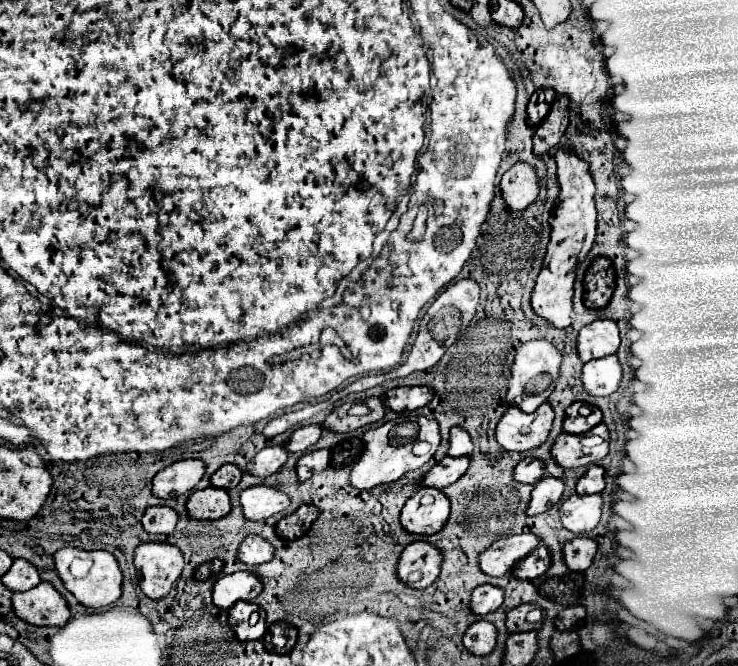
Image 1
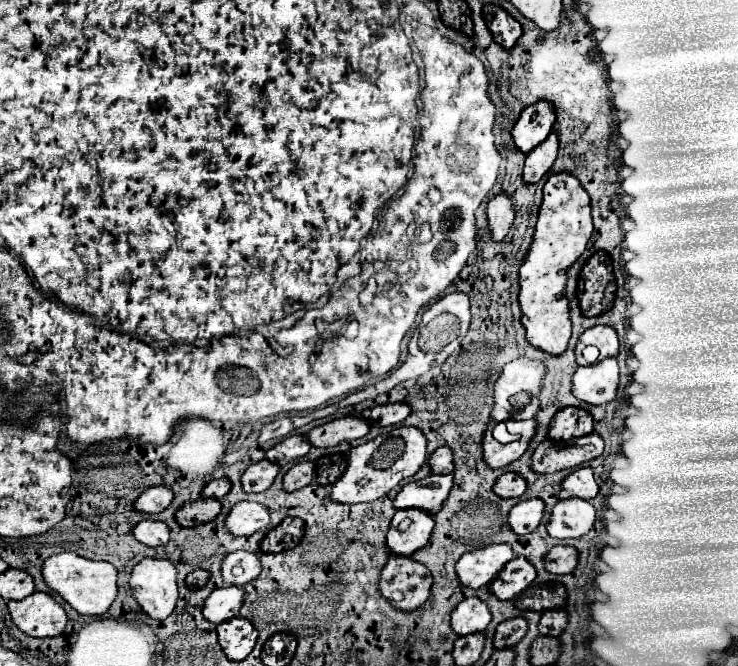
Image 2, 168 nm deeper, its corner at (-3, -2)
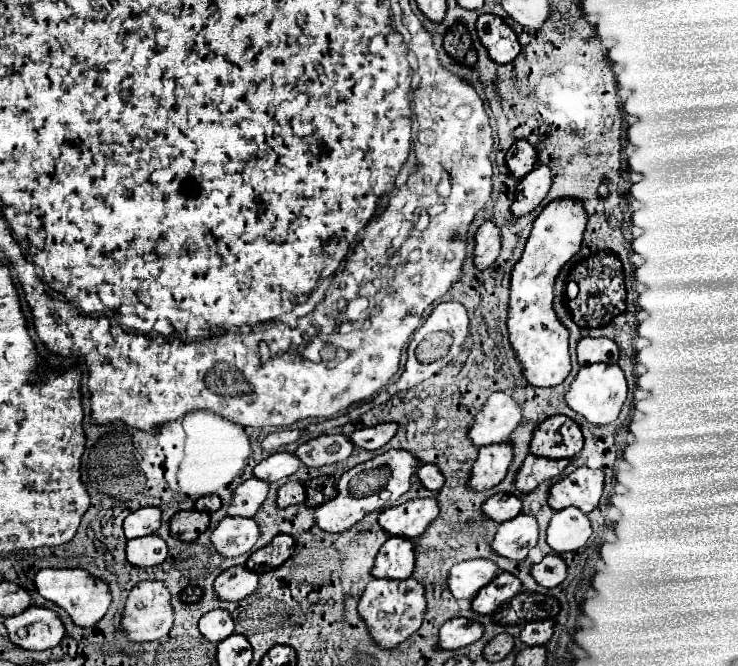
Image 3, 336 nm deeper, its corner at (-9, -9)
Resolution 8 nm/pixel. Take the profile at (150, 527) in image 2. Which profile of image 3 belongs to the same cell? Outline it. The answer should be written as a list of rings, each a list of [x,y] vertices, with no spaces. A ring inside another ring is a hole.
[[[145,535],[127,541],[127,561],[137,567],[153,567],[167,557],[167,543],[159,535]]]

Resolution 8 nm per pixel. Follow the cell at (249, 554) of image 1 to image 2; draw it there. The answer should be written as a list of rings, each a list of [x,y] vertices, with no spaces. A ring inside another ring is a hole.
[[[231,552],[225,556],[221,564],[221,576],[227,586],[243,586],[255,580],[261,572],[261,564],[257,554],[251,552]]]

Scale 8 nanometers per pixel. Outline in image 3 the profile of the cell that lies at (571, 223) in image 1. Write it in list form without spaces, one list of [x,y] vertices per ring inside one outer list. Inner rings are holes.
[[[563,197],[551,201],[535,219],[523,257],[517,261],[511,273],[511,299],[507,319],[509,339],[521,361],[527,381],[535,387],[559,385],[571,371],[569,331],[553,309],[553,287],[563,265],[581,251],[587,221],[587,211],[579,199]]]

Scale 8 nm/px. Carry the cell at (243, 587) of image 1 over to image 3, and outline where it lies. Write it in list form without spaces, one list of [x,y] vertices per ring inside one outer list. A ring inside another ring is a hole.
[[[213,609],[199,619],[199,631],[213,643],[223,641],[233,633],[235,621],[227,609]]]

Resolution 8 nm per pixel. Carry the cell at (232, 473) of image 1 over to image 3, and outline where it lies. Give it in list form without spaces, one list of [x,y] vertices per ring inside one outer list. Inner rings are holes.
[[[205,495],[205,497],[197,499],[197,503],[195,503],[197,511],[207,511],[207,513],[217,511],[219,507],[221,507],[221,499],[217,495]]]

